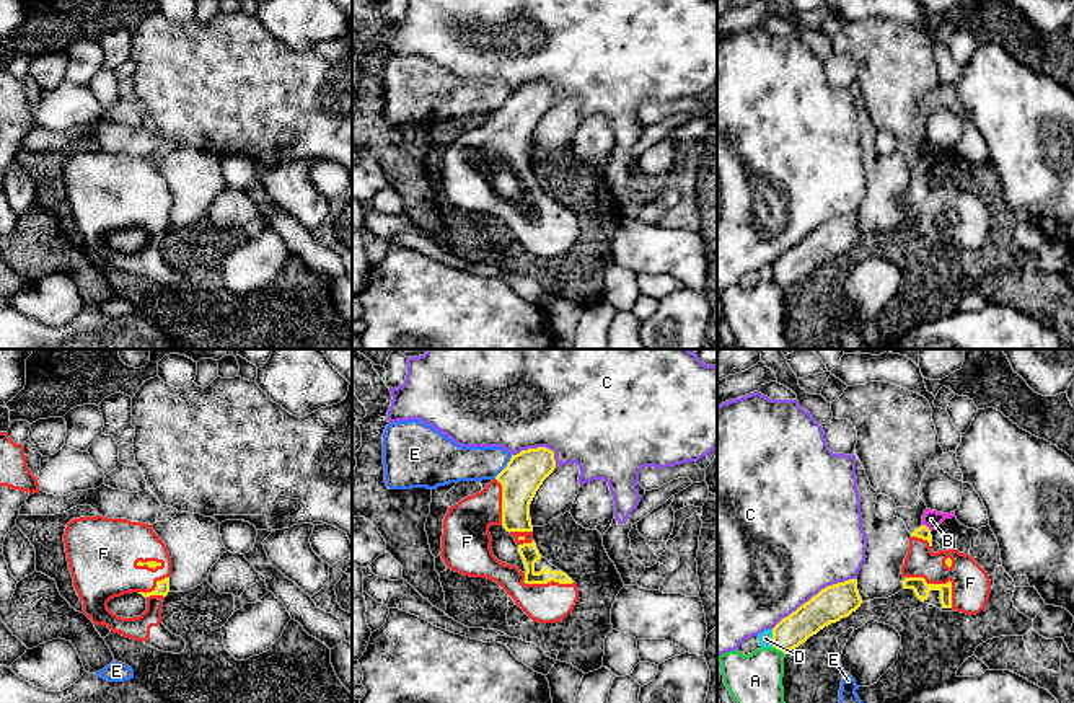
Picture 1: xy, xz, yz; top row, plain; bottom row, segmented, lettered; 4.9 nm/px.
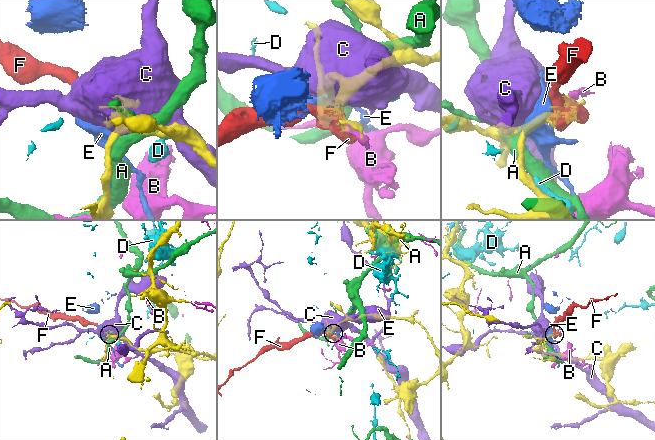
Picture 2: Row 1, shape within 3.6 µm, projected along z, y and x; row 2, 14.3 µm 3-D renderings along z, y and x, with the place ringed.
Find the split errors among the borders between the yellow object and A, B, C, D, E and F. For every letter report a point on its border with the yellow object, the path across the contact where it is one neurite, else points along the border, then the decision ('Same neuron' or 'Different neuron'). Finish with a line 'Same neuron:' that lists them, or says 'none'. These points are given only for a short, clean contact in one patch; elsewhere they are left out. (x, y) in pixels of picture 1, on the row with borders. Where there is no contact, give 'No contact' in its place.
A: Touches yellow at yz (779, 649). Different neuron
B: Touches yellow at yz (926, 527). Different neuron
C: Touches yellow at yz (814, 596). Different neuron
D: Touches yellow at yz (773, 638). Different neuron
E: Touches yellow at xz (506, 467). Different neuron
F: Touches yellow at yz (941, 584). Same neuron
Same neuron: F

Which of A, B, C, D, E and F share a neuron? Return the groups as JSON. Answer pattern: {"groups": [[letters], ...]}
{"groups": [["A"], ["B"], ["C"], ["D"], ["E"], ["F"]]}

